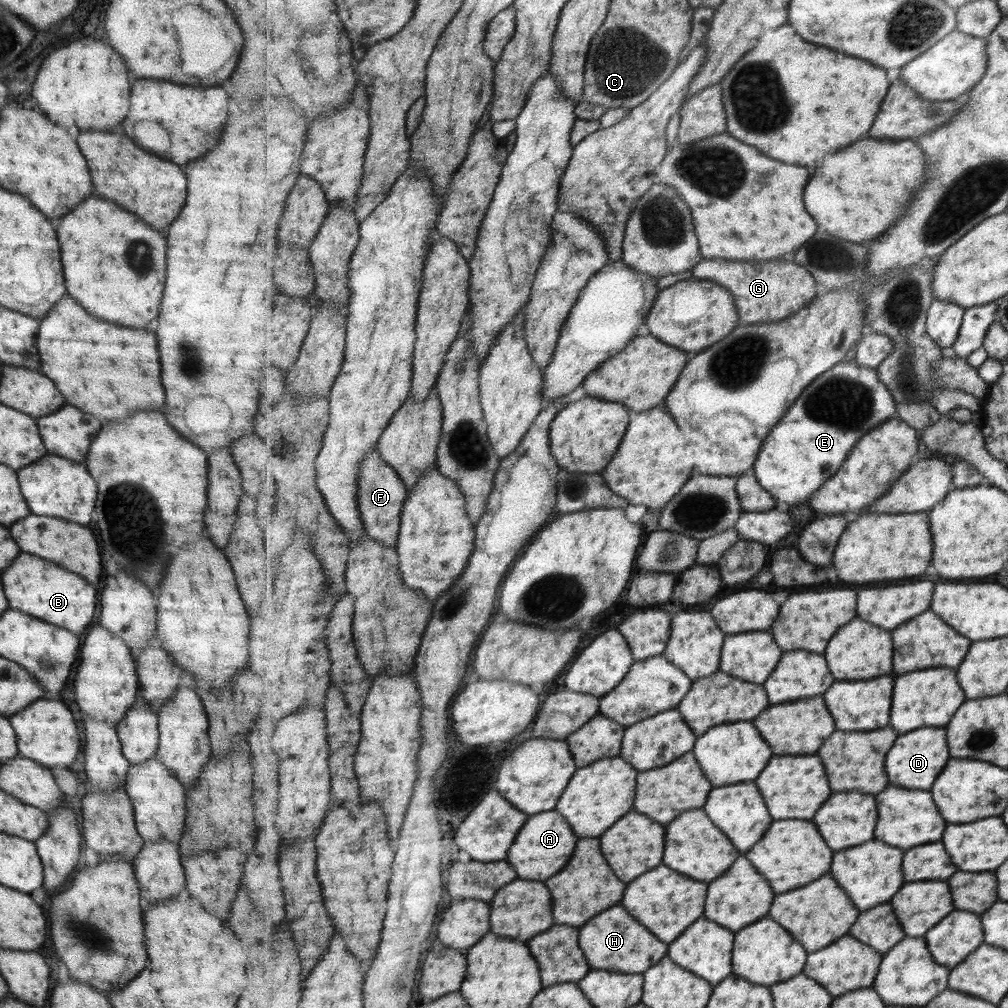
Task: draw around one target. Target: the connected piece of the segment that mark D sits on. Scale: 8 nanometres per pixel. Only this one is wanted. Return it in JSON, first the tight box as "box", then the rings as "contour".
{"box":[887,728,949,790],"contour":[[[921,728],[909,734],[903,734],[893,750],[887,756],[887,770],[891,784],[905,786],[905,788],[919,788],[919,790],[931,790],[937,776],[943,772],[943,768],[949,762],[949,744],[947,744],[947,730],[945,728]]]}

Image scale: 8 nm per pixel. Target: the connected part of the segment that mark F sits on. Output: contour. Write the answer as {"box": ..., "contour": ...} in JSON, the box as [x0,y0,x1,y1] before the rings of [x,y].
{"box":[358,448,408,546],"contour":[[[376,448],[366,454],[361,465],[361,475],[358,482],[358,502],[364,520],[366,534],[380,542],[383,546],[397,546],[400,536],[400,524],[405,501],[408,500],[408,486],[401,476],[388,462],[384,461],[382,454]]]}

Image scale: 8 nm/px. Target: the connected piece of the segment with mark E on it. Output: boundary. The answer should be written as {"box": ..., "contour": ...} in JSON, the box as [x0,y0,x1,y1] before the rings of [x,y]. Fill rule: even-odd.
{"box":[757,361,898,506],"contour":[[[843,361],[816,378],[805,394],[793,404],[777,430],[765,440],[765,450],[757,460],[757,478],[781,506],[807,502],[843,466],[853,446],[898,412],[896,399],[877,369]],[[815,404],[815,414],[813,414]]]}

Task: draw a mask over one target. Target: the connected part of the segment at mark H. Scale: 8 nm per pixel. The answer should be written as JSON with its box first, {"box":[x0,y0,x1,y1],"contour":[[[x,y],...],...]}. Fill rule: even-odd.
{"box":[581,906,667,974],"contour":[[[613,906],[581,928],[581,948],[593,968],[615,970],[623,974],[643,974],[667,956],[667,944],[637,922],[623,906]]]}

